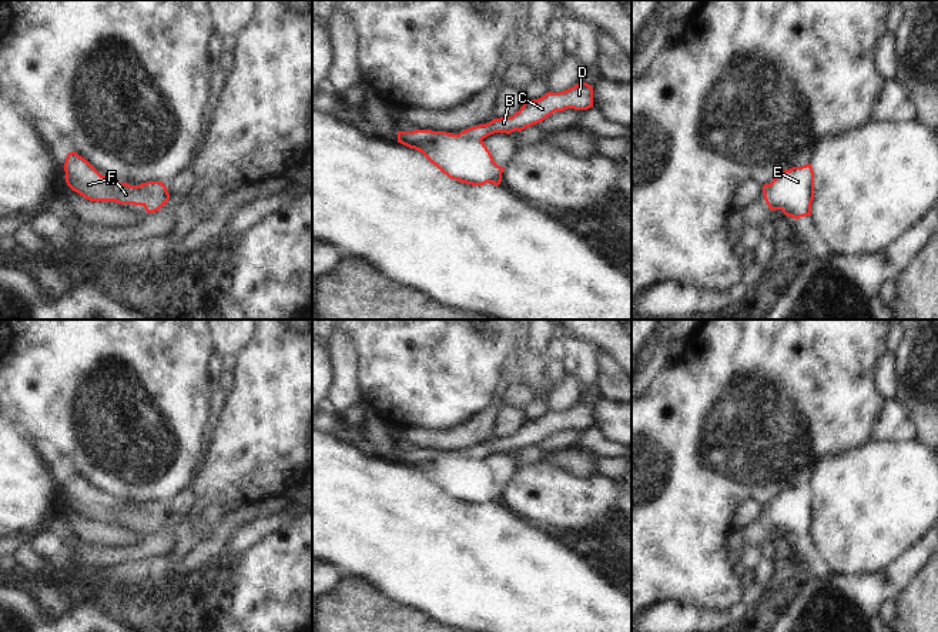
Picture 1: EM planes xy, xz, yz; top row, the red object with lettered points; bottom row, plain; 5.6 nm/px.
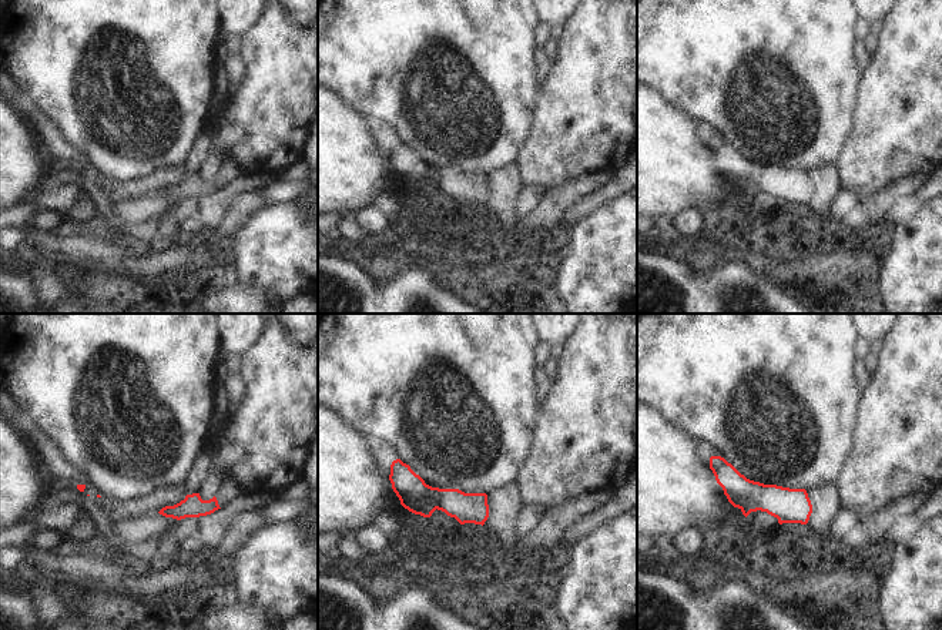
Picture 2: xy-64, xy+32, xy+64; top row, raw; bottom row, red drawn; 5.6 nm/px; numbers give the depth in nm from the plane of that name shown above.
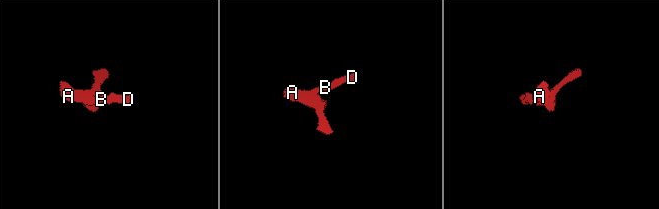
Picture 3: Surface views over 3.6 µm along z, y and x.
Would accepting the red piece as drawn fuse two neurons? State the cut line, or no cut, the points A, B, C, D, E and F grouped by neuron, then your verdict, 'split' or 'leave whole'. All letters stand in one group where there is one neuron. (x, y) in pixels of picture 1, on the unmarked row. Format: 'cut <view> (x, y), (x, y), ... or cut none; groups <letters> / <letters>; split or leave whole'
cut none; groups A B C D E F; leave whole

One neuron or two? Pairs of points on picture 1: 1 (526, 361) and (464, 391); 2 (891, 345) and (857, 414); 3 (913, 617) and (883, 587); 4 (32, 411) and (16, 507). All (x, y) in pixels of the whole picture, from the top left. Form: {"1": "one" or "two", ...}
{"1": "two", "2": "two", "3": "two", "4": "two"}

